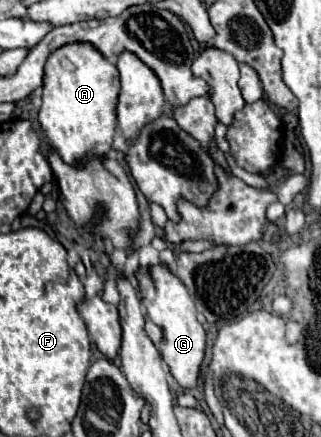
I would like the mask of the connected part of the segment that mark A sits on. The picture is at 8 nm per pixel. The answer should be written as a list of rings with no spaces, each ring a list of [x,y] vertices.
[[[72,42],[50,54],[44,68],[38,120],[64,162],[80,164],[84,158],[106,156],[112,150],[118,92],[118,68],[110,64],[94,44]]]

